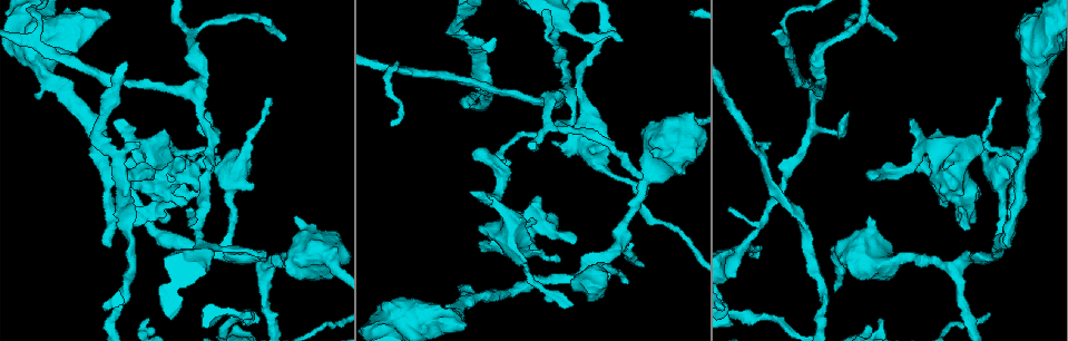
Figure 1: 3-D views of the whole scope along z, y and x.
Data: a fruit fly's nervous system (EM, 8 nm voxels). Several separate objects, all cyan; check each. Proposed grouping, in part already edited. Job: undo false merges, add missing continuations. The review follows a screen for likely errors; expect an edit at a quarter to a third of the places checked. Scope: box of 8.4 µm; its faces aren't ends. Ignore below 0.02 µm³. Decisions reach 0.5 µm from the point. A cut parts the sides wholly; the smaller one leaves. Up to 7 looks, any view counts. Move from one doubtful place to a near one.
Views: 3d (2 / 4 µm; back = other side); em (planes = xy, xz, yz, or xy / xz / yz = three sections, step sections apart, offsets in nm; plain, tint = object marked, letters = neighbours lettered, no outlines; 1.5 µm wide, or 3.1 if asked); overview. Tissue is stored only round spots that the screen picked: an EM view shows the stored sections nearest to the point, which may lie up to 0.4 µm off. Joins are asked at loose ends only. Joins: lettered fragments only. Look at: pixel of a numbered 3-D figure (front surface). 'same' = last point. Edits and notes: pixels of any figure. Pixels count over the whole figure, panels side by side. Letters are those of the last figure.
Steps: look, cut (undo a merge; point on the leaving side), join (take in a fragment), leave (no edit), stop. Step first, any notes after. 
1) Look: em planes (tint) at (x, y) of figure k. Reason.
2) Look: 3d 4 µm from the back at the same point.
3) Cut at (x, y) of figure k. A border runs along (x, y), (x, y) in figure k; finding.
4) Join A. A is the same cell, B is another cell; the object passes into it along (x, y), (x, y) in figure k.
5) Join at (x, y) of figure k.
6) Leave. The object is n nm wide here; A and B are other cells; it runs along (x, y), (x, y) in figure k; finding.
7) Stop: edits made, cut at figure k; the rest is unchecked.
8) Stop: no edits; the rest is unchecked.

Look: em yz step 8 (letters) at (896, 38) of figure 1. End of a long branch.

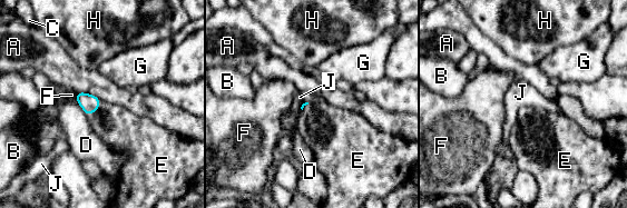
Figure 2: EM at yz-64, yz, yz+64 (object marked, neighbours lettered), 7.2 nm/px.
Look: em planes (letters) at the same point. Cut it another way.

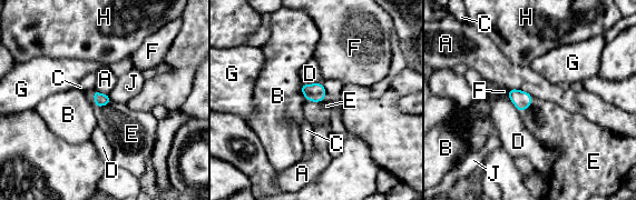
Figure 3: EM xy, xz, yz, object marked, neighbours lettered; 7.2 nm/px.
Join E. E is the same cell, A, B, C, D, F, G, H and J are other cells; the object passes into it along (100, 100), (97, 106), (124, 128) in figure 3; the neuron continues.

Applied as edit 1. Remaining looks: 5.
Look: em planes (plain) at (759, 143) of figure 1. Free end.

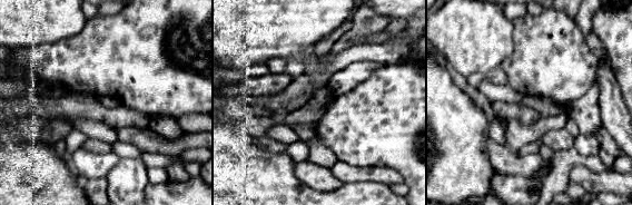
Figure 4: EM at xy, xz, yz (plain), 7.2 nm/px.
Look: em planes (letters) at the same point.

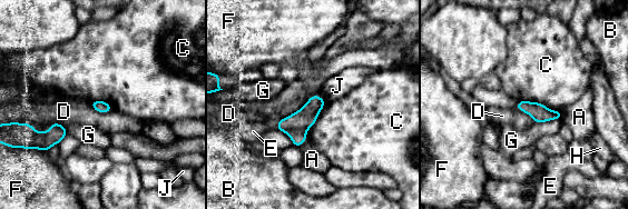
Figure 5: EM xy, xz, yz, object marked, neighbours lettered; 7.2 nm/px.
Leave. The longest contact is with C, 380 nm; A, B, C, D, E, F, G, H and J are other cells; a border runs along (325, 102), (298, 147) in figure 5; no lettered fragment goes on from it.

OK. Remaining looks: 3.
Stop: edits made, join at figure 3; the rest is unchecked.

